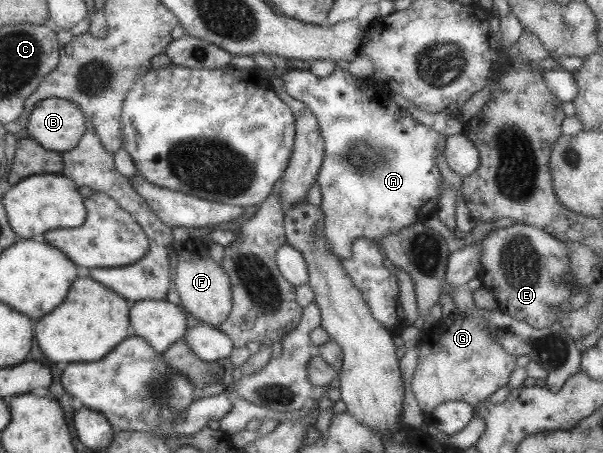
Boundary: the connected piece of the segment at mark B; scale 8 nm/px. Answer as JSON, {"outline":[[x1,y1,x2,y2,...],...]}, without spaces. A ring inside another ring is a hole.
{"outline":[[59,98,41,99,29,111,25,129,48,151,63,153,77,145,85,133,85,116,73,102]]}

